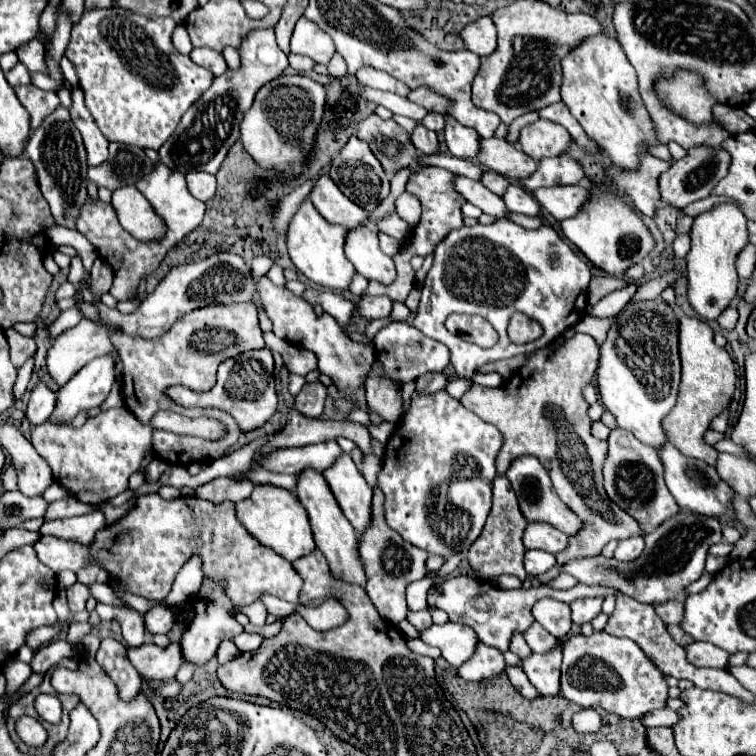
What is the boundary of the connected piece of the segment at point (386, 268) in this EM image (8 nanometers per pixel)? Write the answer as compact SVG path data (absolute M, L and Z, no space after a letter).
M363 224L363 228L355 228L355 232L347 232L345 256L367 280L377 280L381 284L391 284L395 280L393 260L379 250L377 232L367 224Z

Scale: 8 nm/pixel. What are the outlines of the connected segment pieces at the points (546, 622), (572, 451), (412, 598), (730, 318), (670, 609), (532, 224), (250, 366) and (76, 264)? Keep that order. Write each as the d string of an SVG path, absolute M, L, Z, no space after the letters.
M551 598L539 600L533 606L533 616L555 638L565 638L573 624L569 604L563 604L559 600L551 600Z
M577 332L573 338L565 340L565 344L557 350L541 348L541 350L533 352L533 356L527 360L527 364L515 376L515 380L509 382L505 388L485 388L485 386L473 384L461 398L465 408L475 412L485 422L495 424L503 436L503 446L497 454L497 472L505 474L509 462L521 454L537 456L541 460L541 464L545 466L545 470L549 472L559 498L567 504L567 508L571 508L579 516L579 520L583 520L583 528L575 536L569 536L567 548L557 554L557 564L563 564L571 558L595 556L613 538L623 540L623 538L647 534L635 518L627 516L627 512L623 512L603 492L603 460L607 458L607 442L597 440L591 434L591 418L587 416L589 404L583 398L583 388L593 380L597 366L599 366L599 346L595 344L595 340L589 334Z
M427 578L411 582L407 586L407 606L413 608L413 611L427 609L427 590L429 588L431 588L431 580L427 580Z
M725 308L723 312L721 312L721 316L719 316L719 326L723 328L723 330L733 330L735 328L735 324L737 324L737 310L735 308Z
M667 600L663 604L653 604L653 608L665 624L679 624L679 620L683 616L683 604L679 600Z
M507 214L507 218L511 218L513 222L517 222L519 226L525 226L525 228L539 228L543 222L539 218L533 218L533 216L523 216L523 214Z
M269 348L243 352L239 356L227 358L223 364L219 364L217 384L211 392L193 392L183 386L171 386L165 392L173 402L185 406L185 408L219 408L231 414L241 432L249 432L255 428L265 426L265 422L275 414L277 410L277 390L275 390L275 366L273 366L273 354Z
M77 254L77 256L73 256L73 258L71 258L71 270L69 270L69 282L73 282L73 284L75 284L75 288L79 288L79 282L81 282L81 280L89 282L89 276L87 276L87 272L85 272L83 264L81 264L81 256Z

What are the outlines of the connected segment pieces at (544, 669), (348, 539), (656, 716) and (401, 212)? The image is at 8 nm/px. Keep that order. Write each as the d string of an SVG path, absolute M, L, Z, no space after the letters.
M557 642L553 650L543 654L531 654L519 662L529 682L539 690L541 696L559 694L559 668L563 658L563 644Z
M299 472L295 492L297 492L301 506L309 514L309 522L313 528L317 548L327 556L327 562L331 564L331 572L337 578L365 586L365 572L363 572L363 566L359 564L359 554L355 546L357 532L355 528L351 528L351 524L347 524L347 518L343 516L343 512L339 512L339 504L335 504L335 498L331 496L329 490L331 488L327 488L327 480L323 480L321 472Z
M661 708L659 712L651 712L651 716L643 716L643 726L651 728L651 726L671 726L675 724L677 720L677 714L669 708Z
M407 190L395 200L395 206L397 206L397 216L401 218L401 220L405 220L409 226L415 226L417 222L419 222L419 218L421 218L421 204L419 204L419 200L413 196L413 194L409 194Z

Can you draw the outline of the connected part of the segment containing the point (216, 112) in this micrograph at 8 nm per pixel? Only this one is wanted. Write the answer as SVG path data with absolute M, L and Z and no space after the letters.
M253 30L241 44L241 68L237 72L227 70L223 76L213 80L213 86L185 112L177 132L159 150L159 162L171 170L187 174L191 170L217 174L221 162L225 160L229 148L239 140L239 122L243 110L247 110L257 94L257 90L277 78L289 64L287 54L277 46L273 30Z

